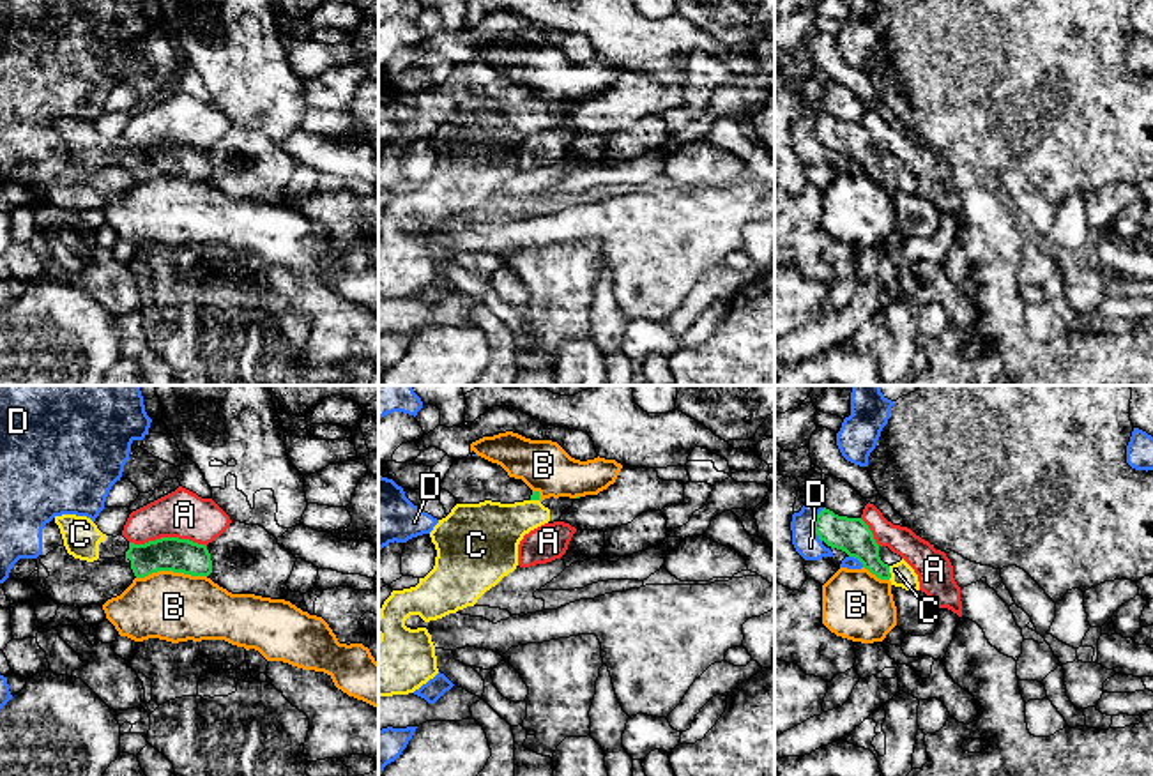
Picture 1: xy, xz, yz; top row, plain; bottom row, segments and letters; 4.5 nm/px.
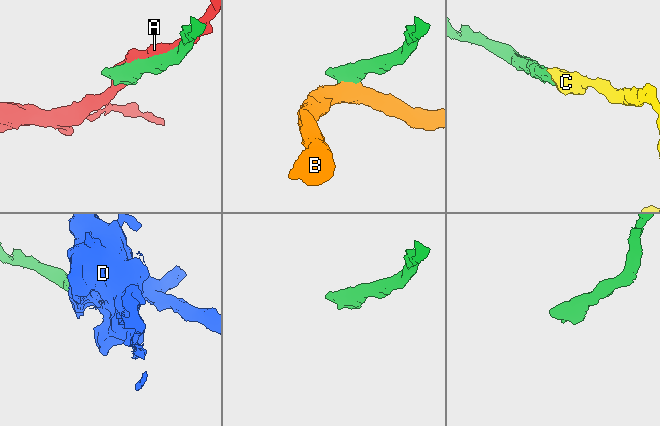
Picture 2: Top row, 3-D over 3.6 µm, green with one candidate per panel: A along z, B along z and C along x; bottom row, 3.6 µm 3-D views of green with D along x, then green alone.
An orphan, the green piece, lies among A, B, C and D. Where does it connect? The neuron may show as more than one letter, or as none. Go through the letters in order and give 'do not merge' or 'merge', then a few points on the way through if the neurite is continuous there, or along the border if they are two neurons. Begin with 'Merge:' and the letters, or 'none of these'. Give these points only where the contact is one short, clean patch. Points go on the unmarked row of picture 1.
Merge: C
A: do not merge
B: do not merge; border xy (206, 179), (152, 175), (137, 182)
C: merge; way yz (853, 140), (890, 177), (902, 179)
D: do not merge; border yz (824, 112), (814, 126), (814, 136), (821, 145)

